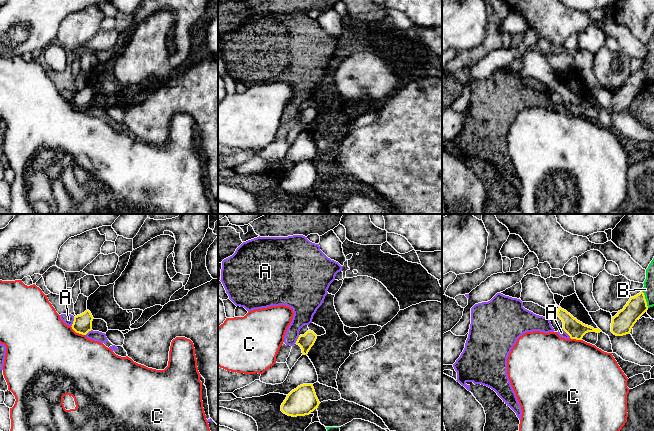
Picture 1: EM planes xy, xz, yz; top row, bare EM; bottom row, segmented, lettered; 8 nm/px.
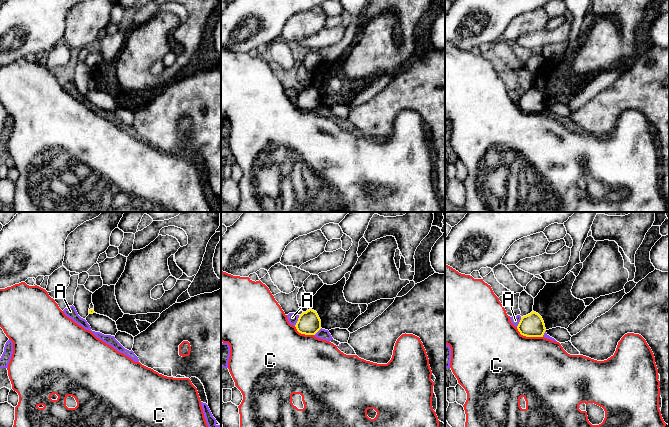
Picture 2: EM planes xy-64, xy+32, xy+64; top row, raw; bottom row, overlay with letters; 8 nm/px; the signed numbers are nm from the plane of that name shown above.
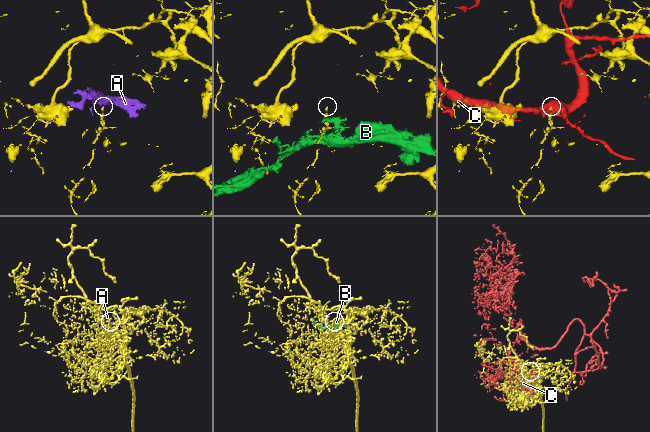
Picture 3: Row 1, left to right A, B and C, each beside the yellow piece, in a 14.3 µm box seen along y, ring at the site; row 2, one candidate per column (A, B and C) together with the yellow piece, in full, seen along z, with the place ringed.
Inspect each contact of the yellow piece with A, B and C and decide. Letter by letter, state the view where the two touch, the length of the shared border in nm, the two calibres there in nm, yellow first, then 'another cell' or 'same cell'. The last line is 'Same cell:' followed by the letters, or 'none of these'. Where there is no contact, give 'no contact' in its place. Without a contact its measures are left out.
A: xy | 80 nm | 160/90 nm | another cell
B: yz | 140 nm | 160/90 nm | another cell
C: xy | 140 nm | 160/500 nm | another cell
Same cell: none of these

